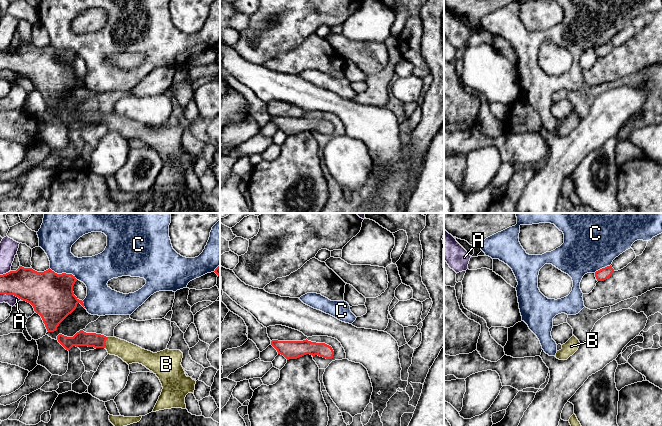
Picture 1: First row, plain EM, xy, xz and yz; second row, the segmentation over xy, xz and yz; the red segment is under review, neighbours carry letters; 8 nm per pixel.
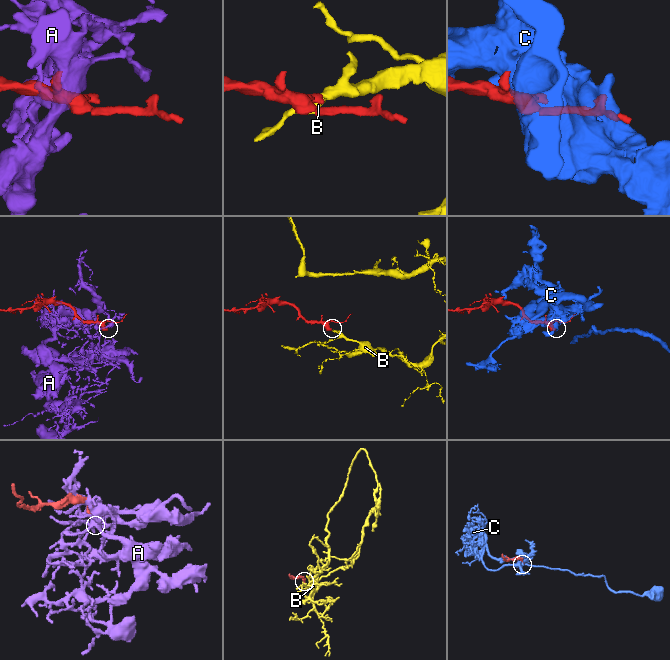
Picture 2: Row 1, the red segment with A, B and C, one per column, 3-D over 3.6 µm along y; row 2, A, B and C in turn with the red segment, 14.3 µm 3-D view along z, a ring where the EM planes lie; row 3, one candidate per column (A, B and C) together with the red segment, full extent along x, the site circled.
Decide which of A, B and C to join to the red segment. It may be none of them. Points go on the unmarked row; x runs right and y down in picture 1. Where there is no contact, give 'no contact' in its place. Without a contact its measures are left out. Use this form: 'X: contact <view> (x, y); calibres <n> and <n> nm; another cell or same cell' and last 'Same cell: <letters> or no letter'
A: contact xy (12, 70); calibres 300 and 80 nm; another cell
B: contact xy (105, 117); calibres 120 and 160 nm; same cell
C: contact xy (63, 49); calibres 360 and 240 nm; another cell
Same cell: B

